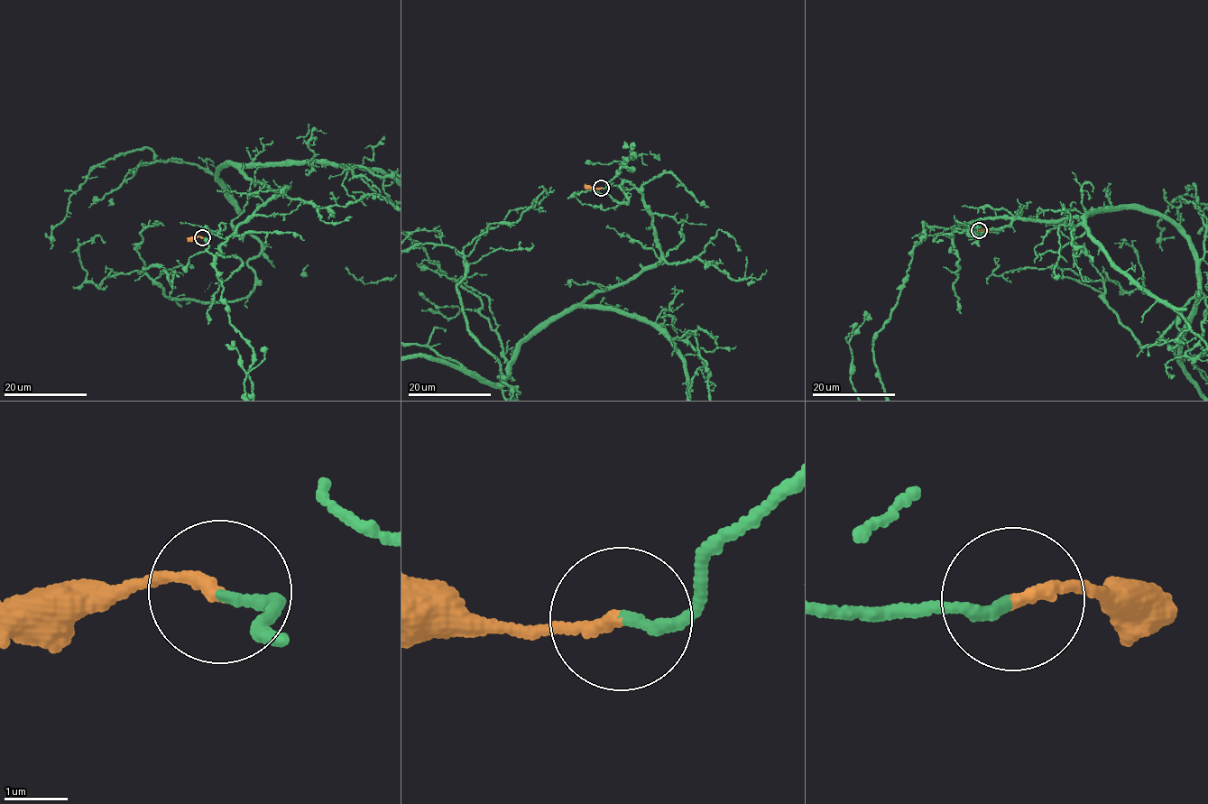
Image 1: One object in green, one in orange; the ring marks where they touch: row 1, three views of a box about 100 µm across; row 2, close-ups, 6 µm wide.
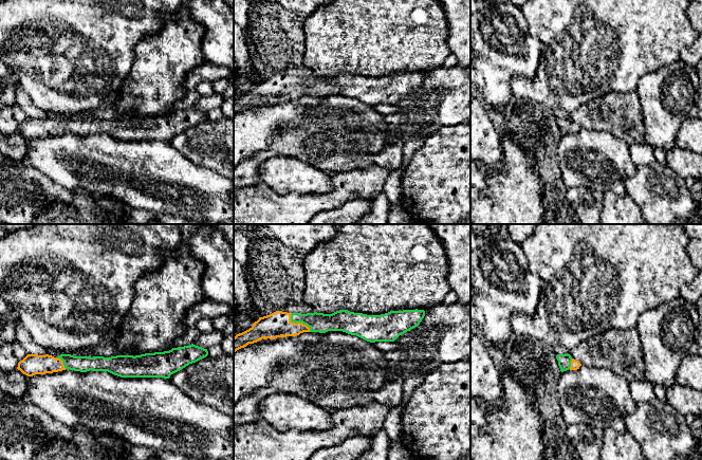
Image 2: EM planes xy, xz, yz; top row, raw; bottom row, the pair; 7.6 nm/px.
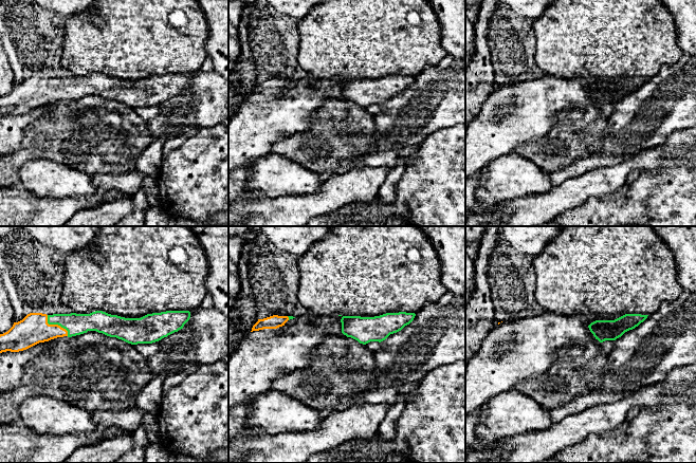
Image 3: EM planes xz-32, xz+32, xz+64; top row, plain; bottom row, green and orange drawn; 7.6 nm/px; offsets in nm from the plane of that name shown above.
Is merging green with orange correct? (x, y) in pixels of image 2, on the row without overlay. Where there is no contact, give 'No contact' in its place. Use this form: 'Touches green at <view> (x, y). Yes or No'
Touches green at xz (298, 85). Yes

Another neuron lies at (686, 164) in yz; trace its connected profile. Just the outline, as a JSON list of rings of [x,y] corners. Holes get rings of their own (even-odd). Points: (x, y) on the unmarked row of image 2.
[[[675,146],[667,151],[666,165],[683,179],[692,177],[702,180],[702,154],[700,153]]]

